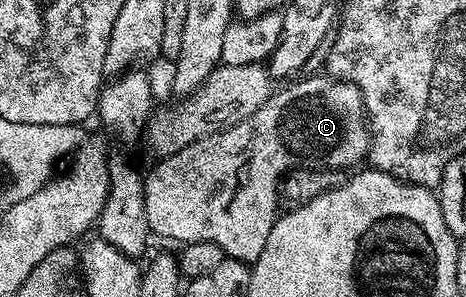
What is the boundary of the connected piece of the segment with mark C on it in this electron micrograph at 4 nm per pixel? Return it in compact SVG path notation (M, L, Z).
M322 76L323 78L303 78L300 77L298 80L300 82L292 81L290 84L292 86L287 86L284 90L276 89L274 93L272 93L271 99L265 104L261 104L261 108L257 108L257 112L253 112L253 116L249 116L238 122L237 124L228 127L227 130L221 130L217 134L210 134L209 136L205 136L204 138L199 138L193 144L189 144L185 148L181 148L177 151L176 154L170 154L167 158L159 158L156 161L156 166L152 168L151 171L146 171L144 180L143 180L143 195L145 196L145 220L147 221L147 229L150 231L152 235L155 234L159 238L172 238L173 241L179 242L178 244L186 244L189 242L208 242L209 244L217 244L224 252L224 255L228 258L235 258L238 262L245 262L248 264L253 264L257 260L257 256L261 256L261 248L265 248L265 240L269 240L269 232L275 226L275 220L277 215L281 210L281 199L279 196L279 184L283 181L284 176L286 176L291 170L300 170L303 166L309 166L312 168L318 168L321 170L333 170L336 172L344 172L343 170L350 171L352 168L358 167L360 163L366 159L367 149L371 147L371 132L369 129L369 119L367 117L367 110L363 106L363 97L361 96L361 92L358 90L352 82L342 82L340 78L332 78L330 76Z

